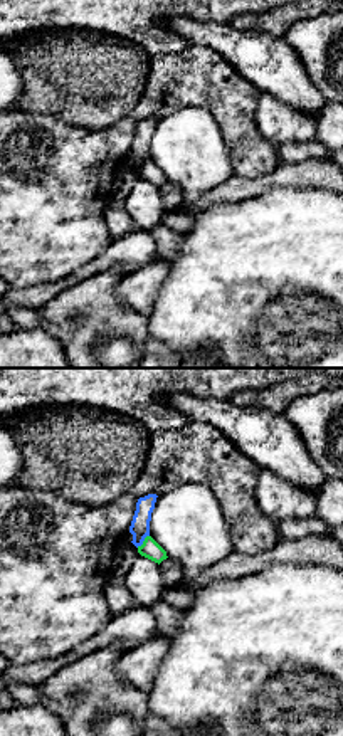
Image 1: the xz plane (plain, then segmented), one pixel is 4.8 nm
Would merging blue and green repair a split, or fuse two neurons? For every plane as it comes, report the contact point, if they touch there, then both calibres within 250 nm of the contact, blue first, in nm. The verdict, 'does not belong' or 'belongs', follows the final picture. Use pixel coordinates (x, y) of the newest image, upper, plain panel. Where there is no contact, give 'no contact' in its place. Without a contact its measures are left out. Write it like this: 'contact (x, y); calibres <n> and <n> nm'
contact (143, 163); calibres 100 and 90 nm

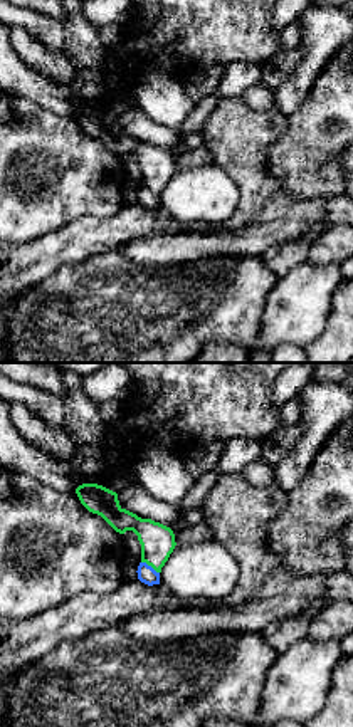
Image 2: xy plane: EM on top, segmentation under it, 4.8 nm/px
contact (150, 190); calibres 90 and 160 nm

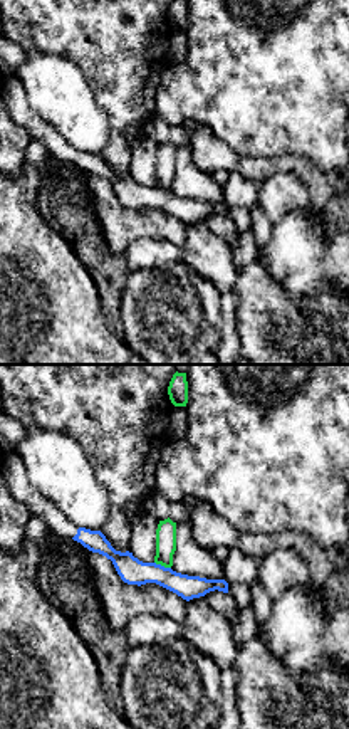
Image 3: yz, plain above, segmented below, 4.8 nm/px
contact (163, 190); calibres 130 and 100 nm

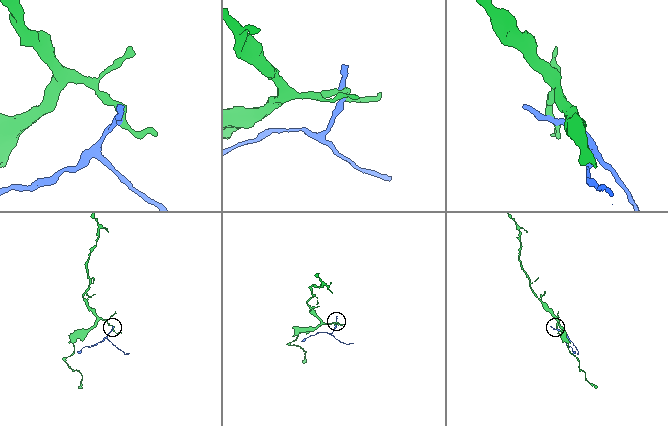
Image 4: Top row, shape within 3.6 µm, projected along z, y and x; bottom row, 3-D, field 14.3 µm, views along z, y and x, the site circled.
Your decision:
does not belong

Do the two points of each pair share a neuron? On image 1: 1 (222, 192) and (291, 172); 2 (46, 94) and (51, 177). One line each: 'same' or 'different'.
1: same
2: different

